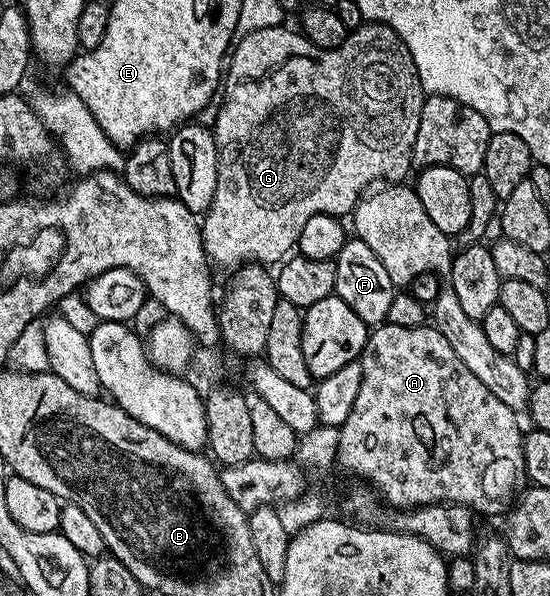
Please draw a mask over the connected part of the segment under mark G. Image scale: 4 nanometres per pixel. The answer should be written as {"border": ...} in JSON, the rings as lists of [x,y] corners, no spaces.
{"border":[[[363,23],[358,29],[347,32],[340,47],[318,49],[309,39],[302,36],[297,28],[286,28],[285,24],[264,27],[264,31],[252,31],[247,37],[237,38],[232,49],[232,60],[224,73],[224,88],[220,93],[222,106],[218,109],[218,118],[215,119],[214,125],[212,124],[218,152],[218,174],[216,195],[212,195],[212,207],[200,221],[202,242],[211,262],[215,266],[223,265],[224,268],[230,269],[229,271],[237,270],[247,262],[281,262],[297,246],[300,231],[304,231],[304,223],[308,223],[312,215],[323,213],[339,219],[345,218],[345,213],[346,216],[353,214],[354,208],[375,183],[401,182],[405,178],[402,176],[412,169],[416,131],[420,131],[420,111],[424,94],[418,72],[412,63],[412,55],[402,46],[402,40],[396,35],[396,31],[392,31],[392,27],[387,25]]]}

